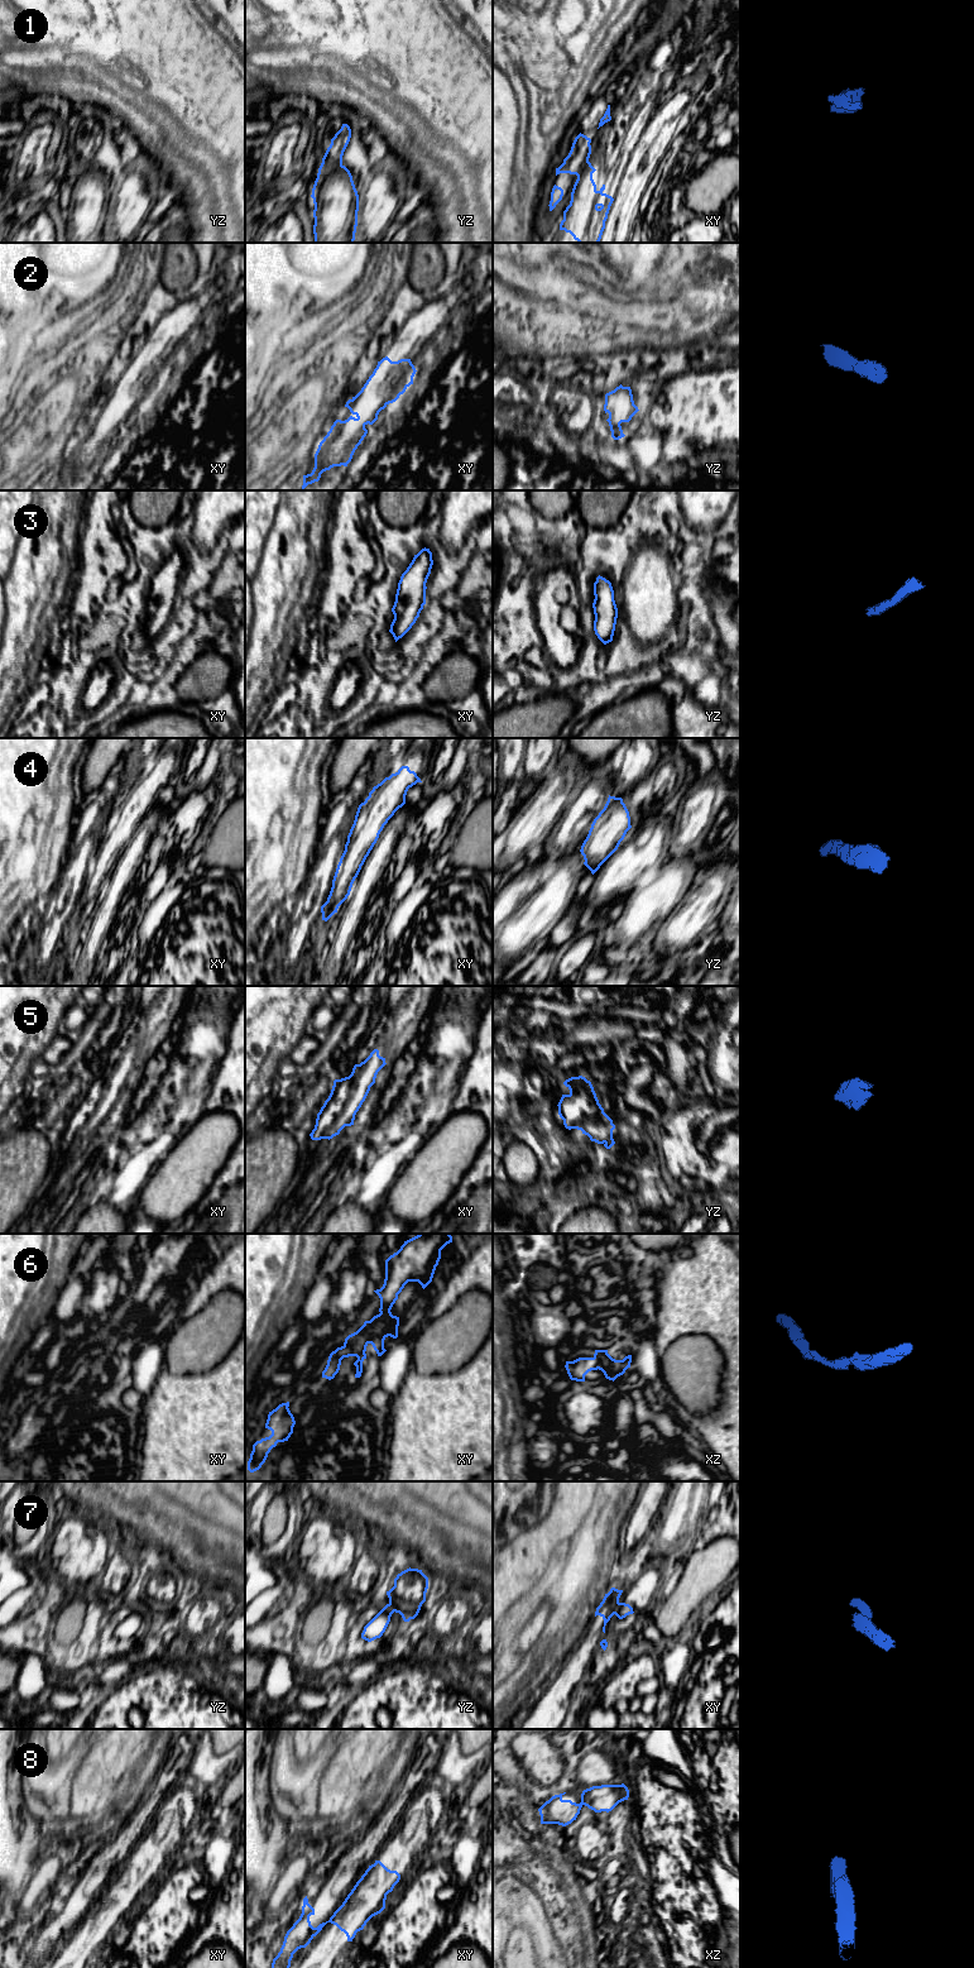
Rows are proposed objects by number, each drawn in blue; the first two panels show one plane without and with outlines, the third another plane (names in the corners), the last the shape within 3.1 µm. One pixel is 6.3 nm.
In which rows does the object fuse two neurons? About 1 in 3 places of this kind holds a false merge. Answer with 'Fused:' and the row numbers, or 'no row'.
Fused: 1, 5, 7, 8

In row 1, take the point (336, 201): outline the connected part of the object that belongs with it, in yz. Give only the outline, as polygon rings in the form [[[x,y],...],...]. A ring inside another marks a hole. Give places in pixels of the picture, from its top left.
[[[345,166],[334,171],[318,168],[312,195],[315,243],[354,243],[359,195]]]

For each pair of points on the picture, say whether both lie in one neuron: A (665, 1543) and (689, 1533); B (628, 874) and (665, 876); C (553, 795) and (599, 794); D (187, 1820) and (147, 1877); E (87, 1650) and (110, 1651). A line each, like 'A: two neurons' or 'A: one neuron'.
A: one neuron
B: two neurons
C: two neurons
D: one neuron
E: two neurons

